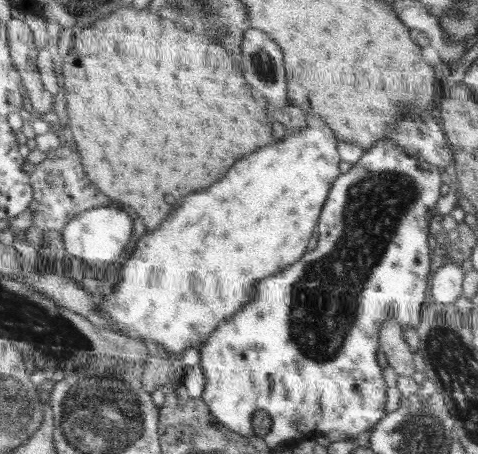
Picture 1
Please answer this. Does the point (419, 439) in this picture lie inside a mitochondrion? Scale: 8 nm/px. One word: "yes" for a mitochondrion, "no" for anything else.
yes

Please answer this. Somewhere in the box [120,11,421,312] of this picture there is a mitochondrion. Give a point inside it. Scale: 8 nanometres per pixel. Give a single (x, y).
(264, 67)

